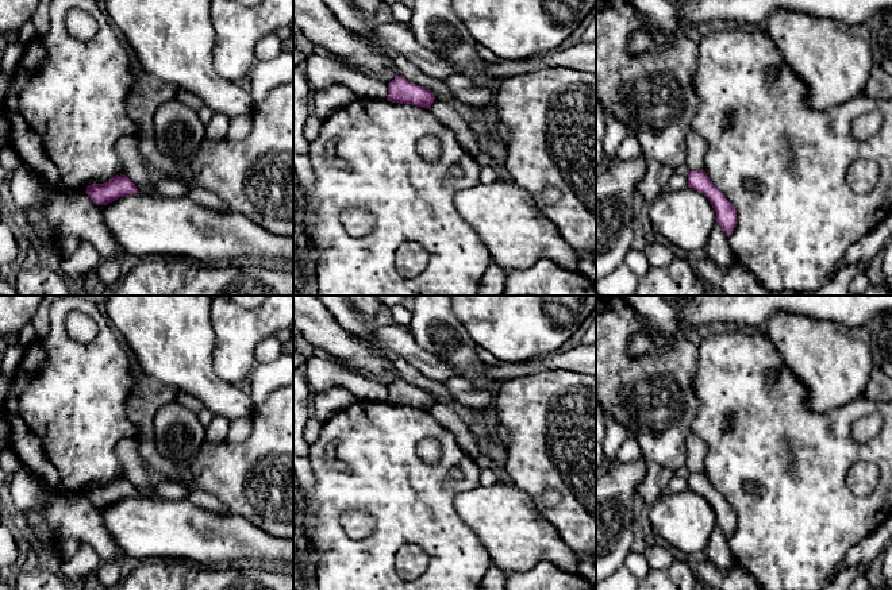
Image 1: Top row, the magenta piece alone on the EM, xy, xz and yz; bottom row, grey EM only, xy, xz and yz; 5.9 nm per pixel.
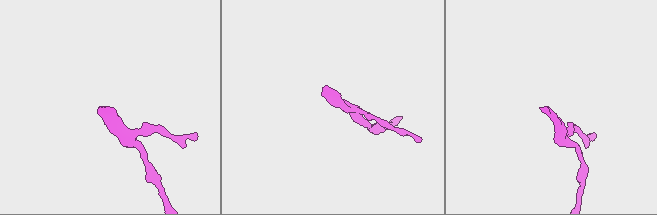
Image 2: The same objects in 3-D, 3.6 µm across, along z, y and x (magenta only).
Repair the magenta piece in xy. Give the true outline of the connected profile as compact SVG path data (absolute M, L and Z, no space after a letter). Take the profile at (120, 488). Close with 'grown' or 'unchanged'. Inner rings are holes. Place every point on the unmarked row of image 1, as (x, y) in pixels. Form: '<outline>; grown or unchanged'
M126 477L116 478L104 486L92 486L85 493L96 508L107 508L137 494L135 486Z; unchanged

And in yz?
M704 473L689 474L688 490L704 497L711 505L715 516L716 525L730 539L737 527L737 513L726 498L712 486Z; unchanged

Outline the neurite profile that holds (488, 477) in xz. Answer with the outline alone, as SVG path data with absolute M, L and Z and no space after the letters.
M496 467L481 470L480 485L487 487L497 483L499 474Z

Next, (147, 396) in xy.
M132 377L134 386L126 401L128 420L137 427L135 437L139 455L149 470L161 474L166 481L185 483L188 486L187 500L208 512L228 514L230 510L212 494L197 489L180 470L180 464L162 458L154 446L154 416L157 410L172 401L180 393L177 387L165 386L147 377Z

